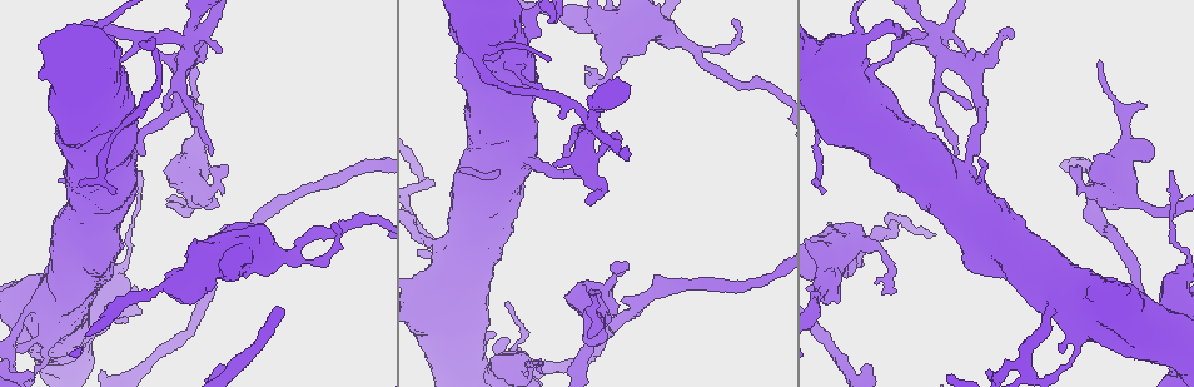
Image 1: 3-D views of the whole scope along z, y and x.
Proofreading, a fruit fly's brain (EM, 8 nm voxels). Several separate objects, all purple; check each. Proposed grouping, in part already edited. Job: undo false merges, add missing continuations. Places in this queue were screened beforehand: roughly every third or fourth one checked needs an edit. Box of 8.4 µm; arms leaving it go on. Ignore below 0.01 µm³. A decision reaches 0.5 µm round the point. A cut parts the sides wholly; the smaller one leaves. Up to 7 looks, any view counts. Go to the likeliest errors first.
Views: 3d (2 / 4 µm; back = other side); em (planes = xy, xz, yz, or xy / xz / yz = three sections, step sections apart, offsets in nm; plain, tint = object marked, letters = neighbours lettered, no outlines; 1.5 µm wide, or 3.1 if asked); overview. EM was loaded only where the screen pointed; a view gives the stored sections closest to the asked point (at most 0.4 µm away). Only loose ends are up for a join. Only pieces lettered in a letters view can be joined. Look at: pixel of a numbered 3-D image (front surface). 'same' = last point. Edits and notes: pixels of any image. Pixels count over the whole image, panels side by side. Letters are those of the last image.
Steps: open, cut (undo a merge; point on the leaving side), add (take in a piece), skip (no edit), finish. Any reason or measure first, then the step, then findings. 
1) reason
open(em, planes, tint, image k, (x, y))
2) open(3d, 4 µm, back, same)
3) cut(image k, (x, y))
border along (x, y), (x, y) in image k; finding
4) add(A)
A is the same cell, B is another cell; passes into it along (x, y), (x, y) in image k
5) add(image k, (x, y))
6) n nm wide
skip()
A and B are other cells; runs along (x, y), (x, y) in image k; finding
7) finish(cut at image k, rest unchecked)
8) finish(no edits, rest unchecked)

tapers out
open(3d, 2 µm, image 1, (586, 74))

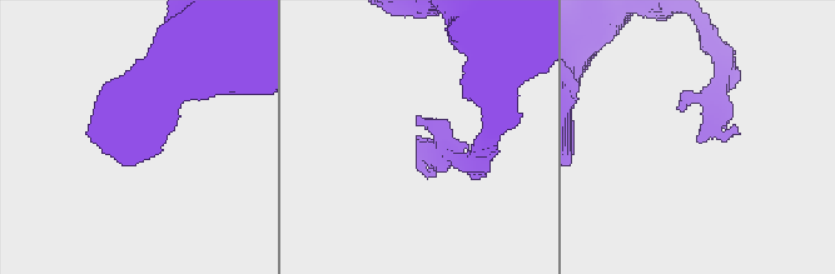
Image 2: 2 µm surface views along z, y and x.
need the tissue
open(em, xy, step 8, tint, image 2, (697, 139))

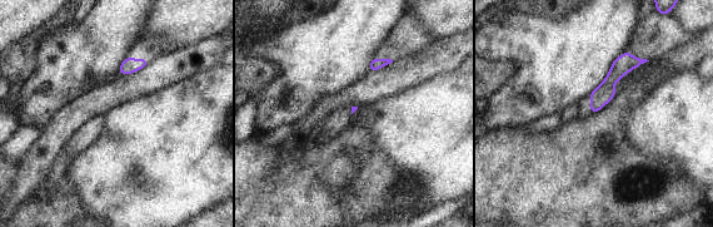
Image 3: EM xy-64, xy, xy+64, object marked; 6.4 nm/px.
another direction
open(em, planes, letters, same)

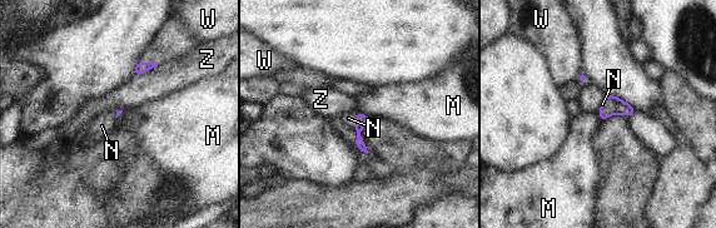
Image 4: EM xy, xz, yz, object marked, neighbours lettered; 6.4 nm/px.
add(N)
N is the same cell, M, W and Z are other cells; passes into it along (361, 119), (356, 120), (348, 118) in image 4; the cell continues

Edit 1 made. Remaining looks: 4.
free end
open(3d, 2 µm, image 1, (556, 166))

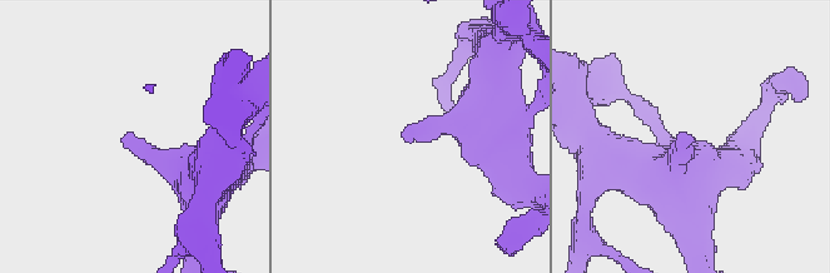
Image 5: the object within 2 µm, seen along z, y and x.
open(em, planes, letters, image 5, (688, 136))

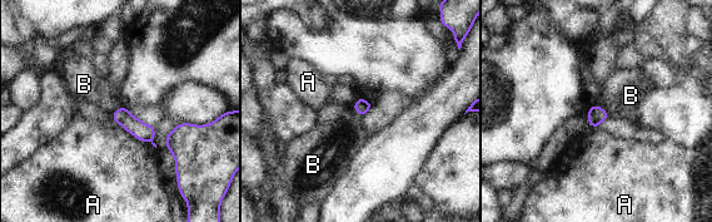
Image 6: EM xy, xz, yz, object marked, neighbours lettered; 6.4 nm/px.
A touches over 260 nm
skip()
A and B are other cells; no lettered piece goes on from it

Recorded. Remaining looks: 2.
sharp bend
open(em, planes, plain, image 1, (732, 47))

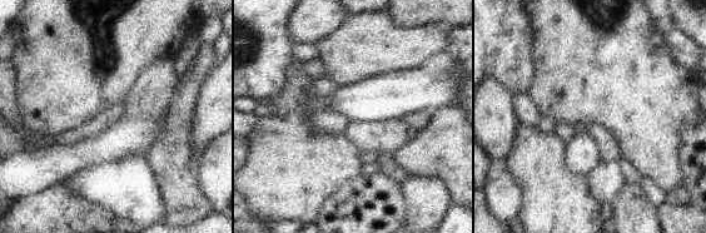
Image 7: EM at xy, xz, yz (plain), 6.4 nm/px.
open(em, planes, letters, same)

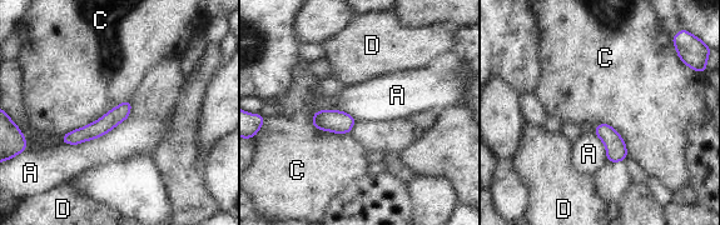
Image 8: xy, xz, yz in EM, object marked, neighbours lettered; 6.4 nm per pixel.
A touches over 460 nm
skip()
A, C and D are other cells; runs along (128, 104), (99, 128), (65, 140) in image 8; one cell here

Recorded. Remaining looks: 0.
finish(add at image 4, rest unchecked)

